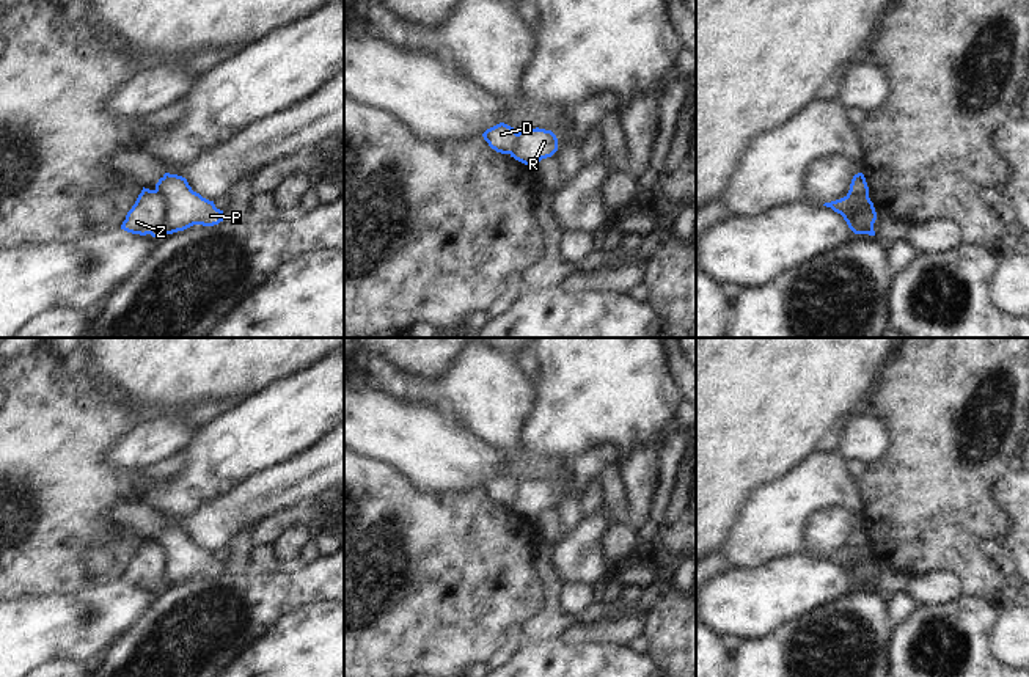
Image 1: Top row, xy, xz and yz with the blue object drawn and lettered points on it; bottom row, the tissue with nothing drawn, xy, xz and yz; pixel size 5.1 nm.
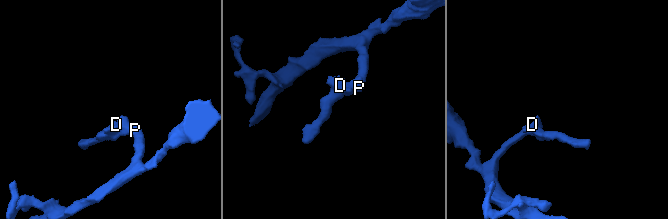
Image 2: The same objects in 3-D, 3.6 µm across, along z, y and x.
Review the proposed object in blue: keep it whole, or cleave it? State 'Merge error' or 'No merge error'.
Merge error.

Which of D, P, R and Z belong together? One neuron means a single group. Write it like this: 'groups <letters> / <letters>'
groups D Z / P R

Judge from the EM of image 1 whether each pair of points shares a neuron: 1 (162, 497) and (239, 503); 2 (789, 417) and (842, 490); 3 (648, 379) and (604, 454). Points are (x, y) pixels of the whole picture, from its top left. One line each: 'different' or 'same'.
1: different
2: different
3: different

